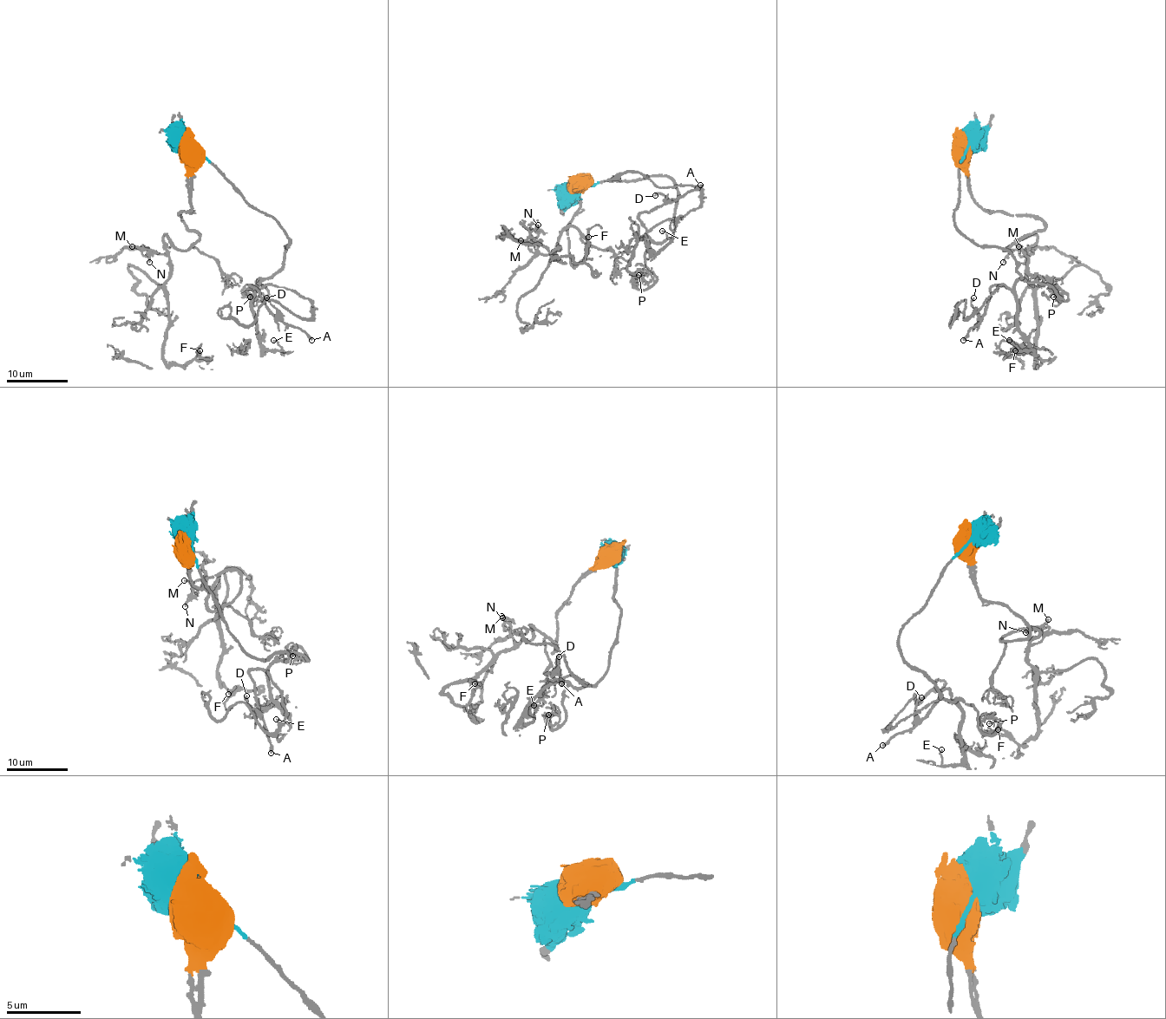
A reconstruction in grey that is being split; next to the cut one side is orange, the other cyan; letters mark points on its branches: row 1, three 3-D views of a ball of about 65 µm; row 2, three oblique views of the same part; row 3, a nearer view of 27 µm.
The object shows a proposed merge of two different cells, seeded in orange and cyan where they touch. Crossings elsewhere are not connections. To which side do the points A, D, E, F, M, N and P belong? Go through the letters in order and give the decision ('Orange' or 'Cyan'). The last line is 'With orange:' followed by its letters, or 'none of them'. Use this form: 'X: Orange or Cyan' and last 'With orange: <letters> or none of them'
A: Cyan
D: Cyan
E: Cyan
F: Orange
M: Orange
N: Orange
P: Cyan
With orange: F, M, N

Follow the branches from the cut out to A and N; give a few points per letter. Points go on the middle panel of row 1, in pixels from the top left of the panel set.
A: (577, 190), (604, 180), (666, 176), (677, 190), (674, 234), (654, 241), (639, 215), (700, 185)
N: (577, 190), (567, 228), (575, 265), (586, 238), (567, 226), (553, 258), (554, 249), (537, 249), (537, 225)

